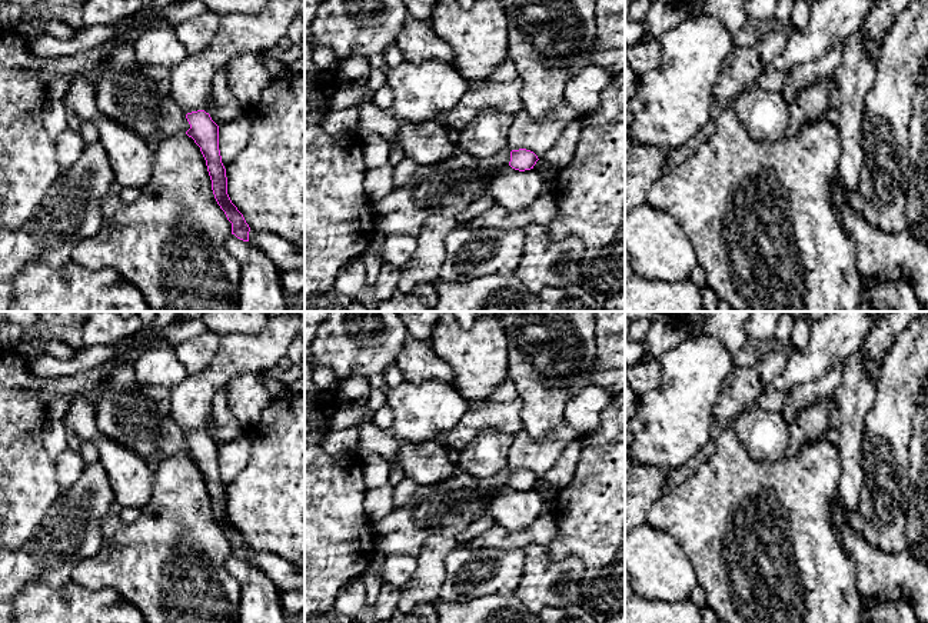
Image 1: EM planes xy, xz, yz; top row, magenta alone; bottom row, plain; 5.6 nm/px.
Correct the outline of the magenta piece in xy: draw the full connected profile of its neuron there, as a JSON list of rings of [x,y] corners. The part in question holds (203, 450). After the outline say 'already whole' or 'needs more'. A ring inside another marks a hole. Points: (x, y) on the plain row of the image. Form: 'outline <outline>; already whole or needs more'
outline [[[119,356],[92,396],[102,434],[124,444],[143,460],[186,453],[200,467],[220,529],[232,543],[232,554],[249,562],[250,547],[227,514],[226,489],[219,470],[219,446],[204,430],[184,433],[170,413],[170,389],[140,384],[134,356]]]; needs more

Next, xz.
outline [[[458,466],[456,473],[433,486],[419,486],[413,497],[389,514],[372,522],[376,550],[386,556],[418,557],[429,536],[456,537],[472,522],[486,514],[498,489],[533,489],[538,476],[526,469],[503,469],[489,477],[476,477]]]; needs more

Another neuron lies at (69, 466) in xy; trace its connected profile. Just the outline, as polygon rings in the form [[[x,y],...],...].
[[[67,447],[56,460],[56,479],[60,493],[66,493],[80,479],[86,462],[80,452]]]

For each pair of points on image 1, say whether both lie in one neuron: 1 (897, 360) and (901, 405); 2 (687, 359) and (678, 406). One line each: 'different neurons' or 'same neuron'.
1: same neuron
2: same neuron

